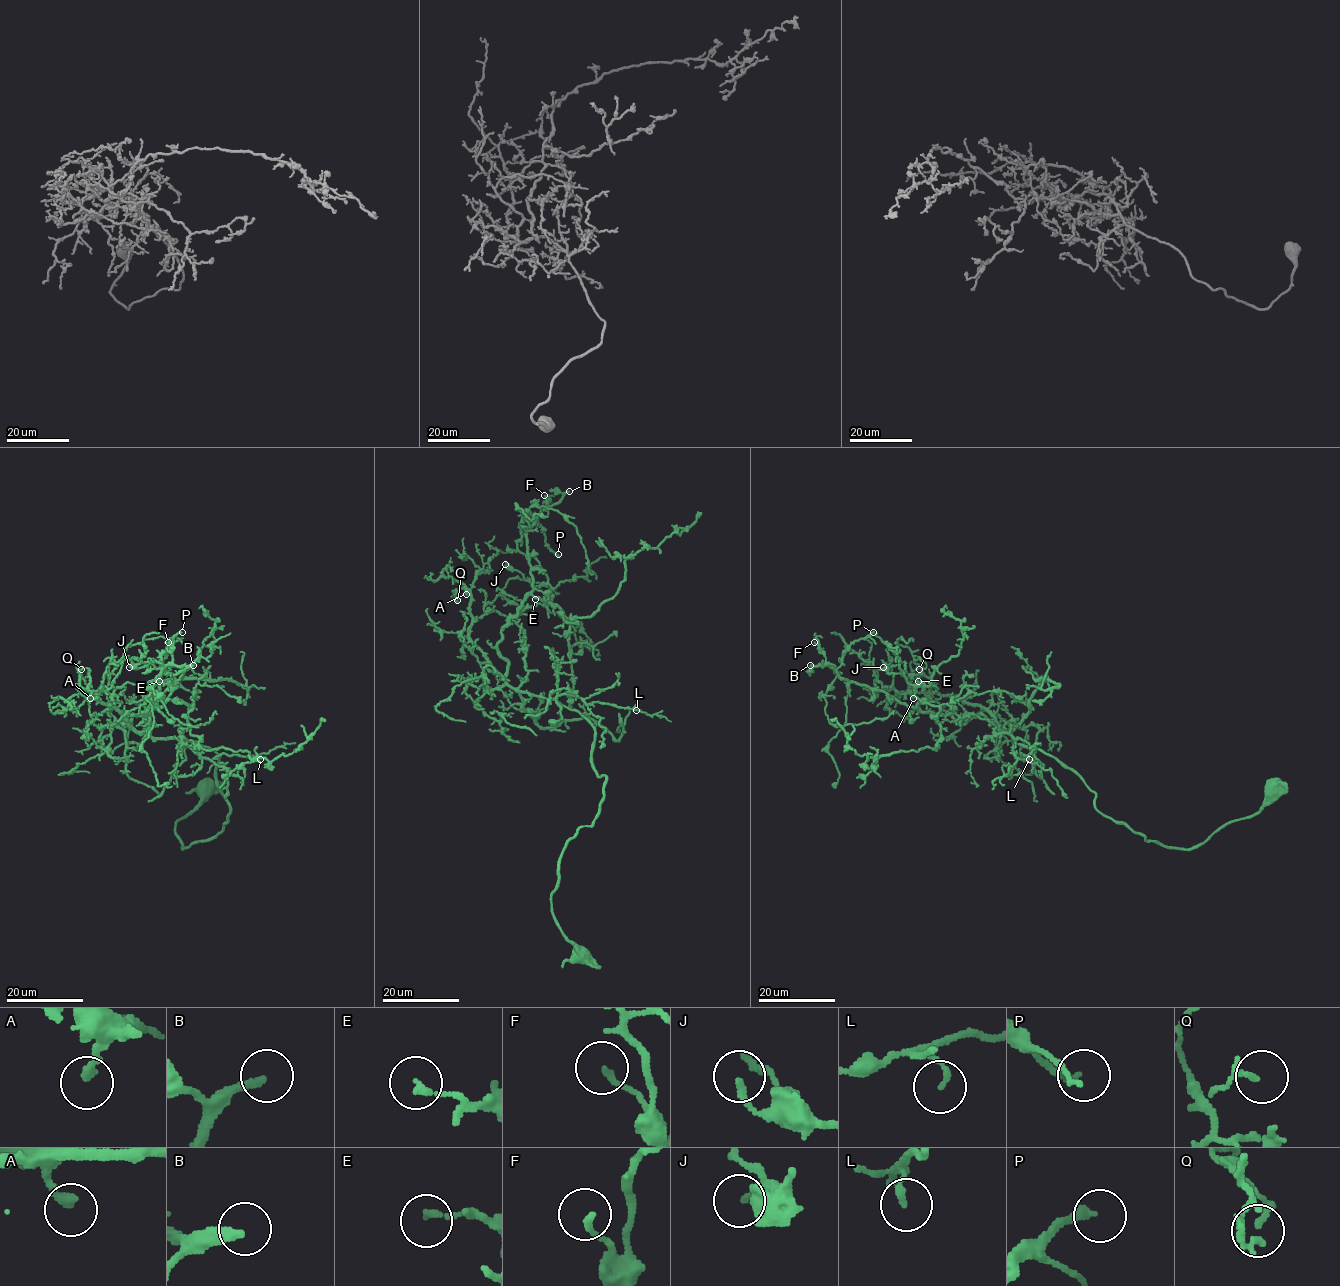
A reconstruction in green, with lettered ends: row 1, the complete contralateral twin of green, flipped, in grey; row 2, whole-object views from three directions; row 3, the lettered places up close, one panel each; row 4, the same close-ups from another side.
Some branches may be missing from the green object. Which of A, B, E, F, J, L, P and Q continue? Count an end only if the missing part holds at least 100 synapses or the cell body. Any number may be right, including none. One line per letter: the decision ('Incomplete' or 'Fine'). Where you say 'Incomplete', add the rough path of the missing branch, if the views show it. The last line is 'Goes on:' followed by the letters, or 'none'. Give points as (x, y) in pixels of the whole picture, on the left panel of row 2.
A: Fine
B: Incomplete. Course of what is missing: (193, 665), (273, 659), (328, 671), (350, 688), (368, 687)
E: Fine
F: Fine
J: Fine
L: Fine
P: Fine
Q: Fine
Goes on: B

